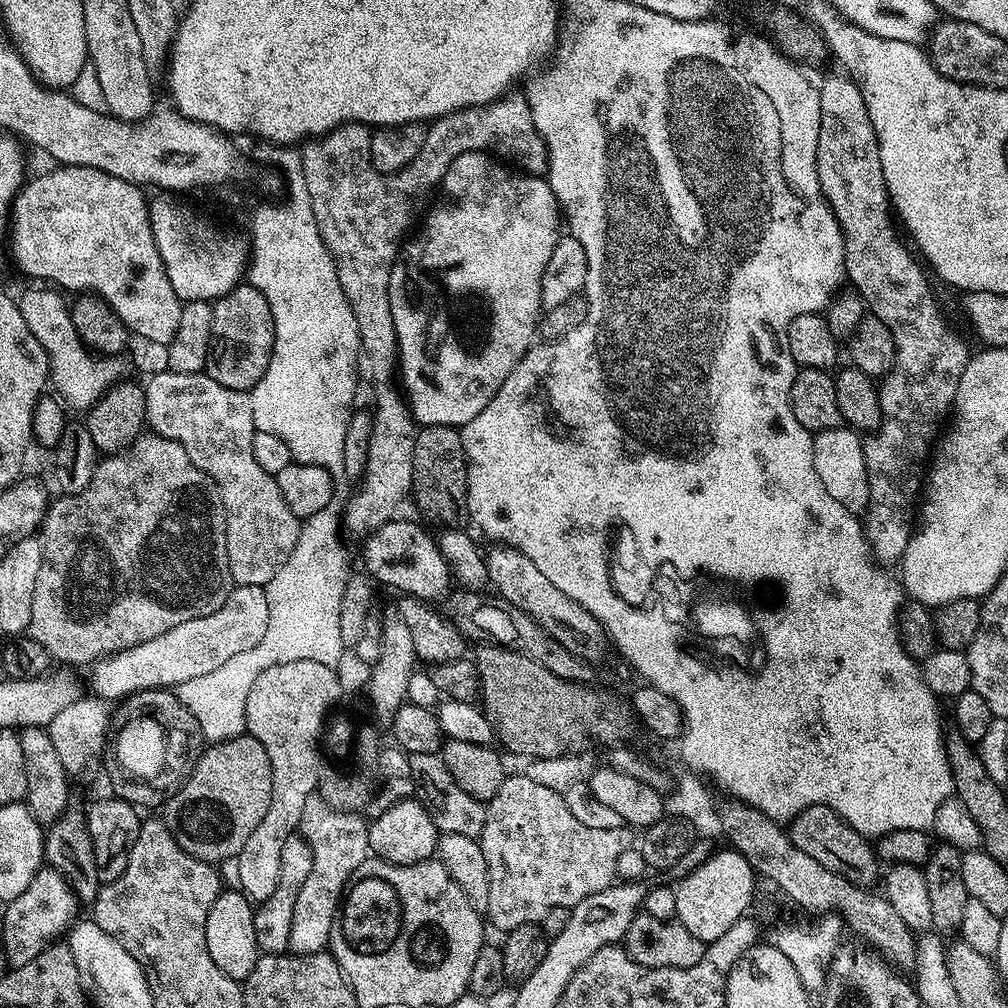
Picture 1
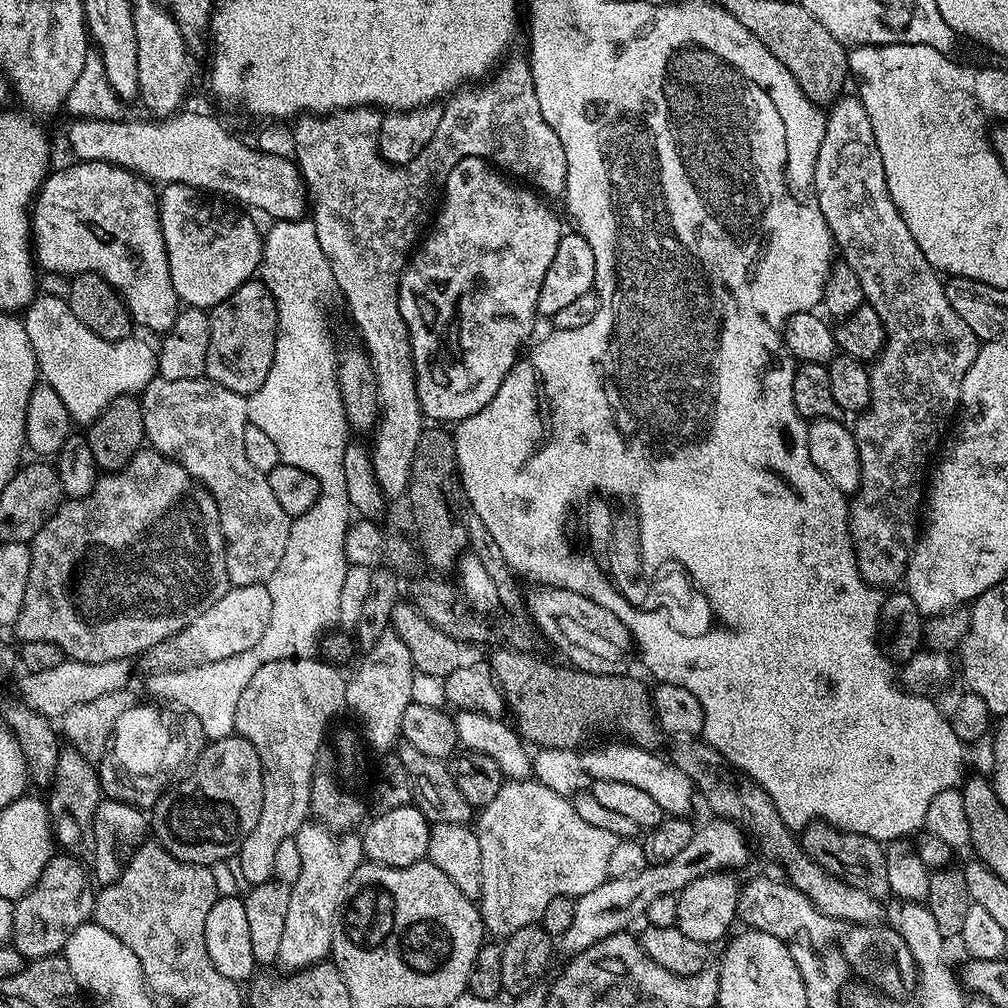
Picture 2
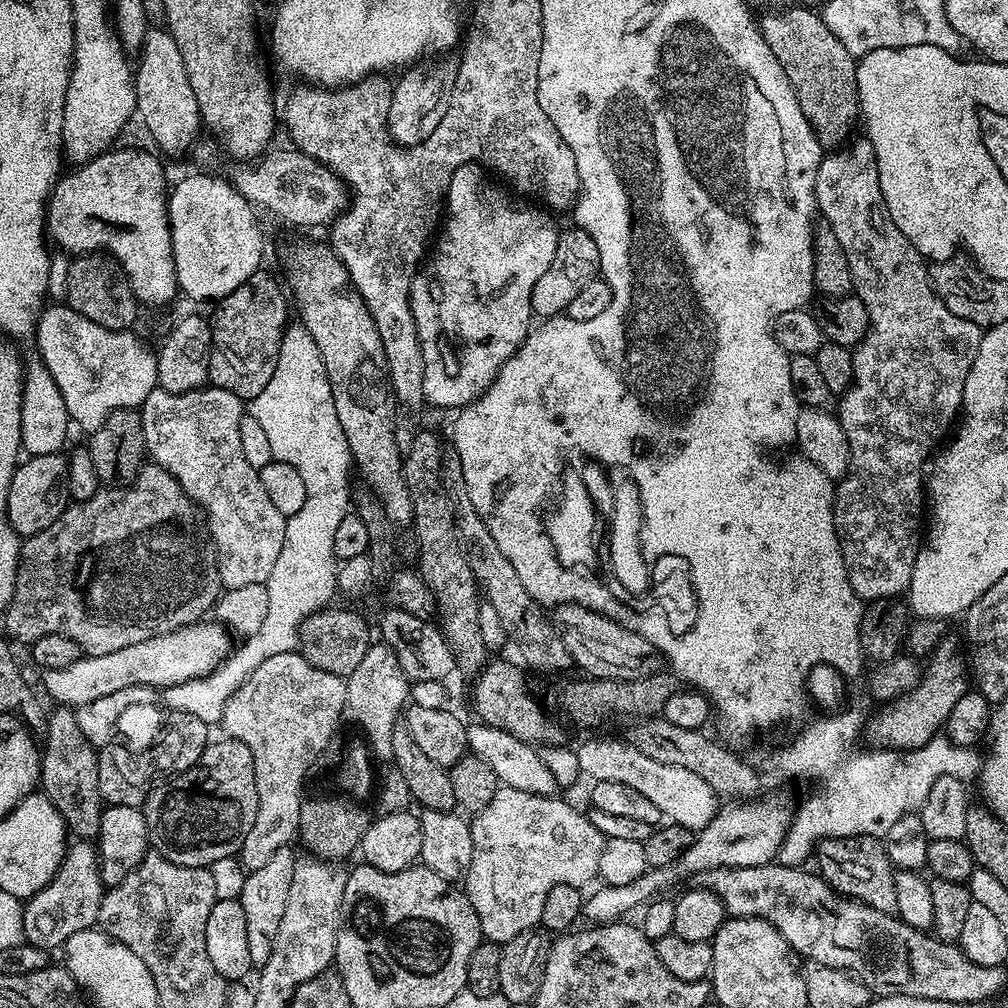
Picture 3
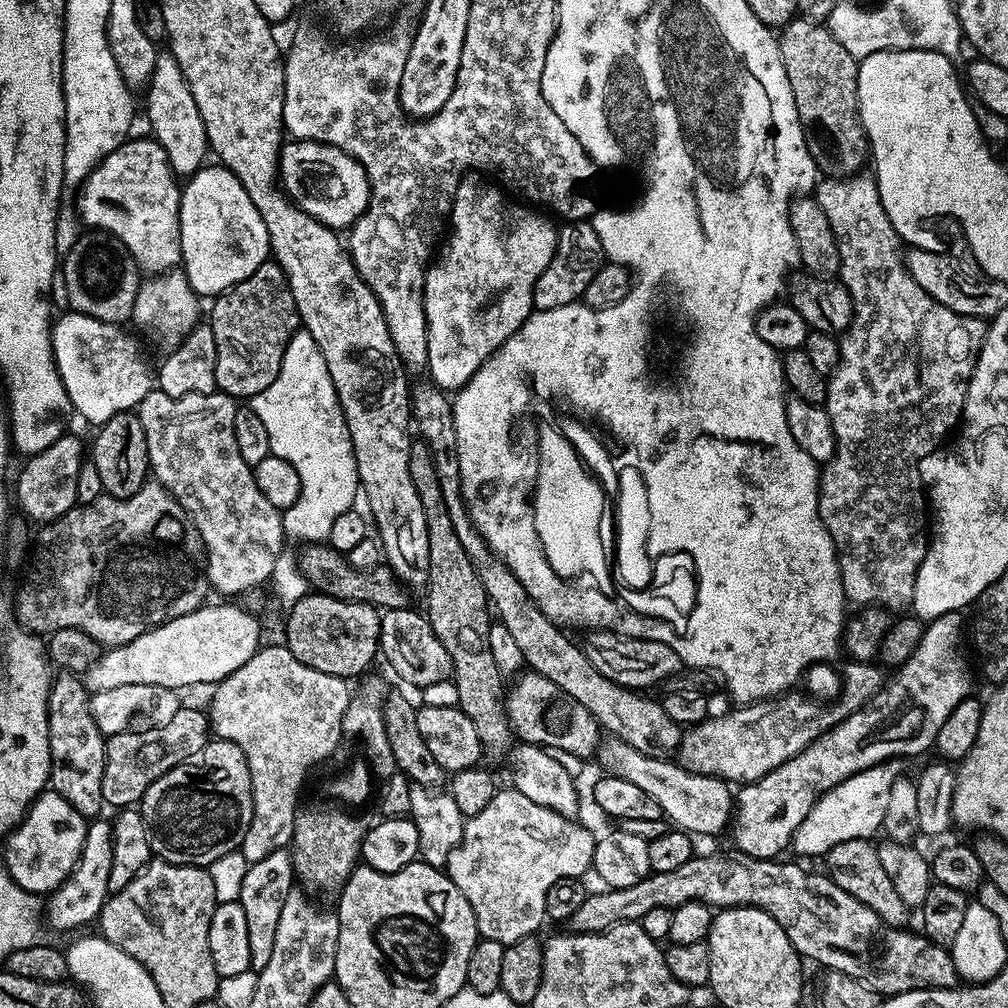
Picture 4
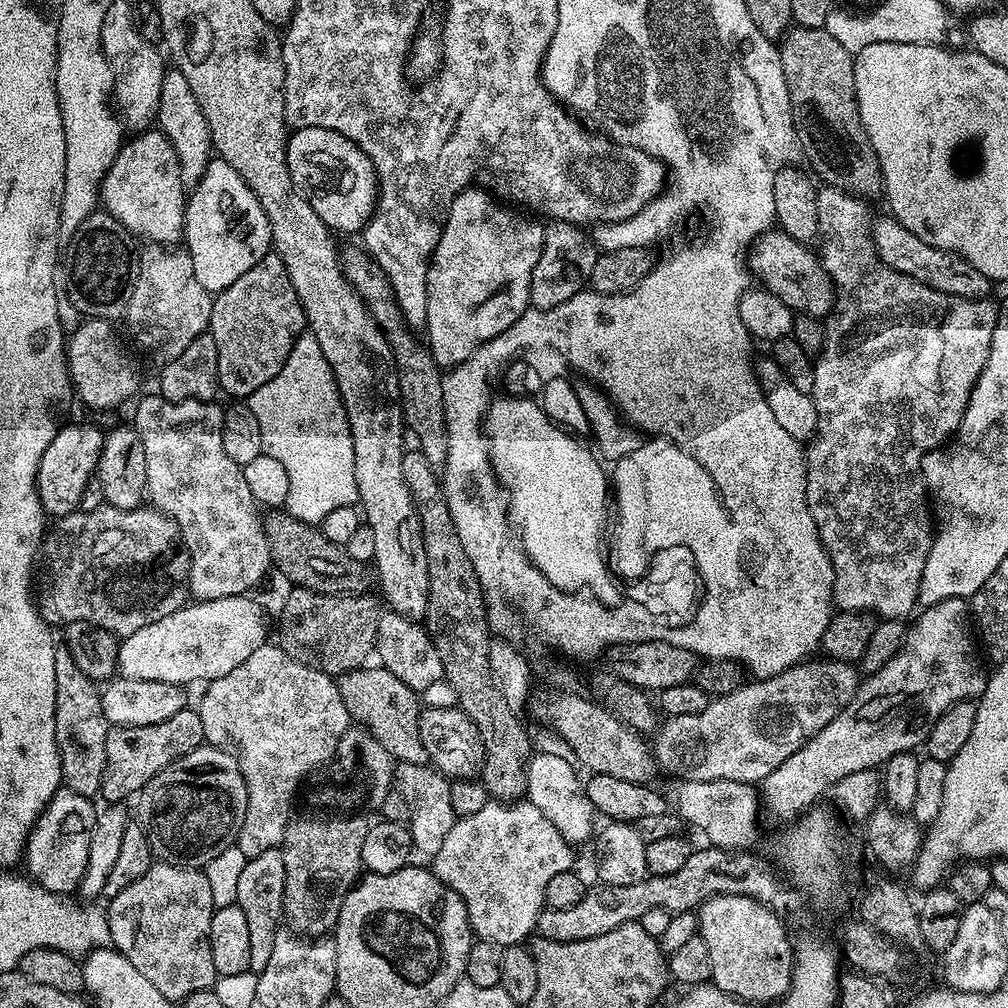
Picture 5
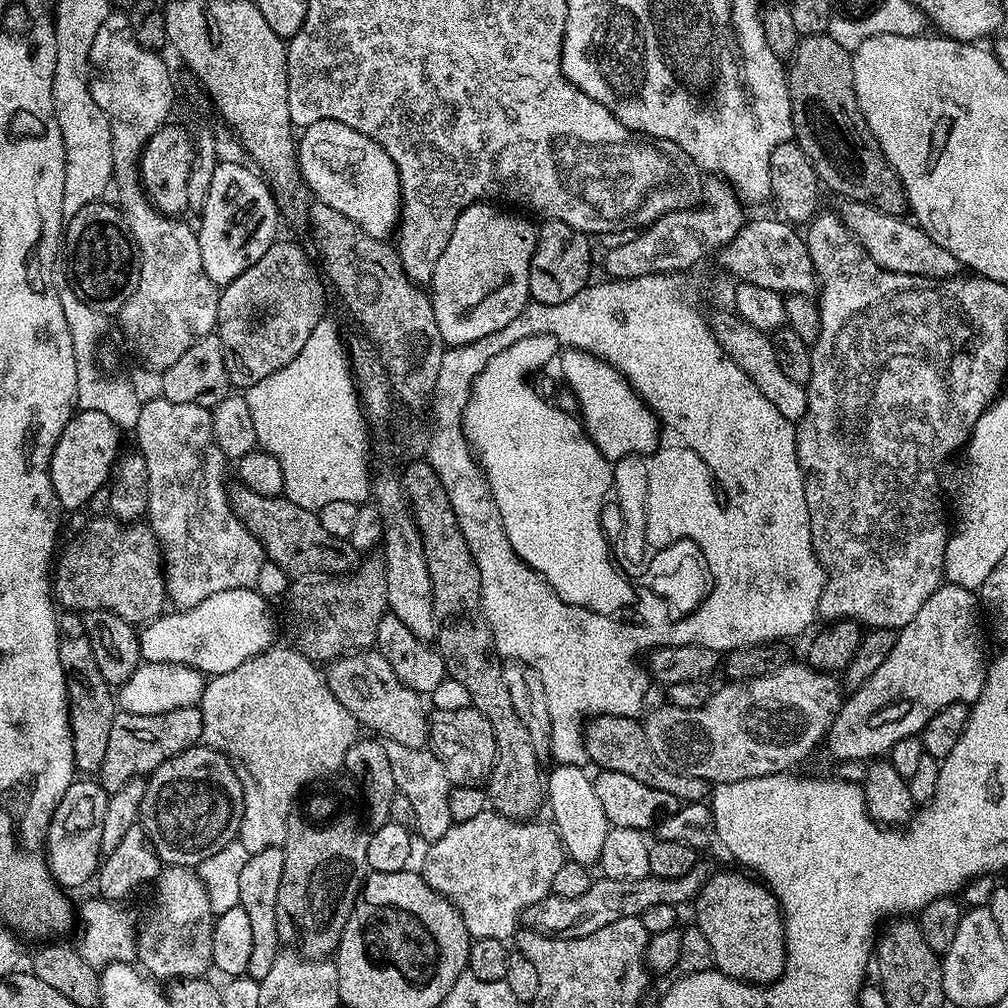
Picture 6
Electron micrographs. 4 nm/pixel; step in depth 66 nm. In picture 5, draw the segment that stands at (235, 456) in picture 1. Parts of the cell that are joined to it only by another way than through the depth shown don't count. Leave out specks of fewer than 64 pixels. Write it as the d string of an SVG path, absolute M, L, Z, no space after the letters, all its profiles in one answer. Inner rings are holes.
M153 394L137 406L134 419L142 438L142 450L146 450L147 499L180 528L182 547L189 558L188 590L197 601L251 593L251 588L274 564L261 505L250 494L250 486L246 486L243 467L222 446L225 409L218 405L210 400L167 400Z

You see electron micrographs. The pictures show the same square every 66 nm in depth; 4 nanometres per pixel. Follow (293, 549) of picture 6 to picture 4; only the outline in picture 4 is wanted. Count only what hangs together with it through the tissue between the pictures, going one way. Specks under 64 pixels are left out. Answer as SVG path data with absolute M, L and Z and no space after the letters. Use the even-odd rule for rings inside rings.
M321 542L311 545L303 557L299 557L300 573L306 577L309 585L318 587L323 595L333 596L339 600L357 600L363 604L371 604L377 610L385 608L409 607L409 589L401 584L400 579L392 573L387 563L381 562L374 568L358 569L348 564L347 555L336 552L327 543Z

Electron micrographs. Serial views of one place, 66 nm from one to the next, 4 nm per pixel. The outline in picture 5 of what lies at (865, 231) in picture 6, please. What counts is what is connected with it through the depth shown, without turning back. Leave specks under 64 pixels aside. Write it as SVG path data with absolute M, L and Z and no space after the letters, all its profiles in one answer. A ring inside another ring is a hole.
M885 218L871 225L872 246L876 255L887 268L893 268L907 276L913 276L918 282L928 284L934 290L945 292L951 296L961 296L967 300L978 300L989 295L988 291L994 288L993 281L987 280L975 266L963 260L961 256L950 252L943 252L940 248L922 242L906 226L898 221Z

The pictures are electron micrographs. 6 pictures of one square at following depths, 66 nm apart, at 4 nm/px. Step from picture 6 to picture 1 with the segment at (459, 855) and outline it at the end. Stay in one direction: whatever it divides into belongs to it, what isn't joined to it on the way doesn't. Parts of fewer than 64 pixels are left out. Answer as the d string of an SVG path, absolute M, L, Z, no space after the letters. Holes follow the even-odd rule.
M512 774L505 775L502 786L498 786L498 794L494 794L494 798L487 801L486 826L482 830L482 834L478 837L480 842L480 849L482 850L482 854L486 858L486 870L490 870L490 906L488 907L488 911L486 913L487 919L490 921L490 924L490 919L492 919L493 926L496 928L501 928L501 933L507 934L512 932L518 926L522 926L523 924L540 924L541 921L543 921L544 916L546 914L550 914L550 910L554 910L555 908L567 908L570 910L575 904L582 902L582 898L586 898L590 894L598 894L598 890L606 890L617 879L616 863L618 862L618 857L622 854L622 850L633 847L634 836L632 840L632 835L634 835L633 829L628 826L610 830L592 830L589 827L585 826L583 823L578 822L577 819L575 819L573 815L570 814L570 812L566 808L566 802L564 801L563 795L561 795L561 793L550 790L549 787L542 786L541 783L531 781L530 778L528 778L525 774L518 774L518 776L512 776Z

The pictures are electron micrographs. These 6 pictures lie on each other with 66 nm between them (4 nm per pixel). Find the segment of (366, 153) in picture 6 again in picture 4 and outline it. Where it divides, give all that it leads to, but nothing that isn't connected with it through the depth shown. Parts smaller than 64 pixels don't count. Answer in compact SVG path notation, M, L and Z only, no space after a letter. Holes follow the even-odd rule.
M323 140L285 143L280 149L278 183L296 207L333 230L351 229L352 223L368 209L366 170L353 156Z

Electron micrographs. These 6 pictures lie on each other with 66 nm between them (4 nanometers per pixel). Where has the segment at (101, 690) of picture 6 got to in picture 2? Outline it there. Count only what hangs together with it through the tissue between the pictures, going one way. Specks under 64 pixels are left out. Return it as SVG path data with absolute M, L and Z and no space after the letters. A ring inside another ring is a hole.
M71 746L65 747L58 758L56 773L50 785L52 797L46 803L52 817L52 834L57 845L65 853L81 862L94 858L94 810L98 810L102 799L100 773L93 761L82 758Z

